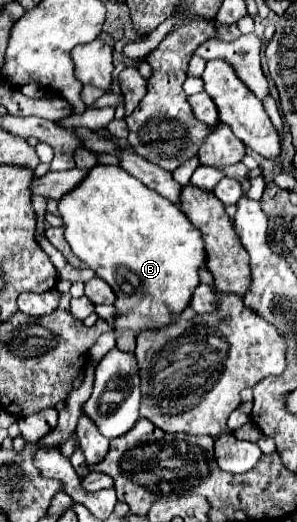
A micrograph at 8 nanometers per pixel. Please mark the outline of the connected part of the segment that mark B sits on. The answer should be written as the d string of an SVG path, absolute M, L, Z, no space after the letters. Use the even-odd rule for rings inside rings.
M95 165L75 189L59 199L59 215L63 219L65 239L73 253L91 267L97 277L107 281L117 295L115 335L119 335L121 329L141 333L145 329L165 327L179 319L179 313L189 305L189 297L199 283L197 269L205 261L205 249L201 233L175 203L161 197L155 189L145 187L117 165Z

